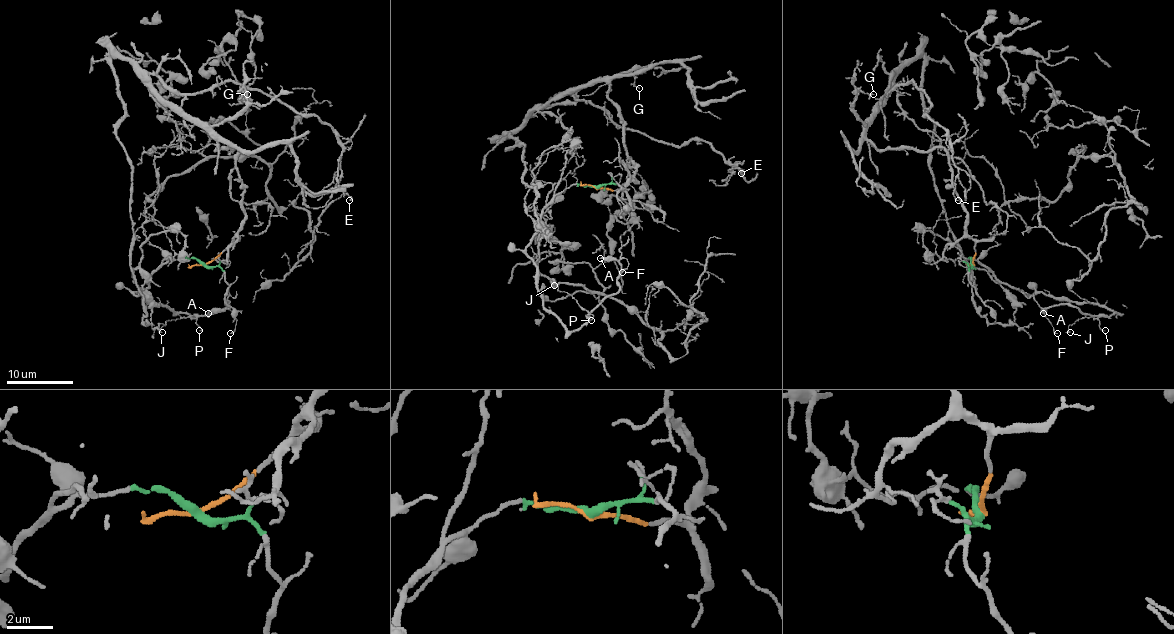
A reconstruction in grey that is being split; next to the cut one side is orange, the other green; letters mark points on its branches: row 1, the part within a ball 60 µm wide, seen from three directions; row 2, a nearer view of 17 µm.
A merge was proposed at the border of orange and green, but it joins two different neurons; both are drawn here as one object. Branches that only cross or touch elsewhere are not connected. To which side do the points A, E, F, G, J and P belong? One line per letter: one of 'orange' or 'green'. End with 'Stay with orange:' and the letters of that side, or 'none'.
A: green
E: orange
F: green
G: orange
J: green
P: green
Stay with orange: E, G

